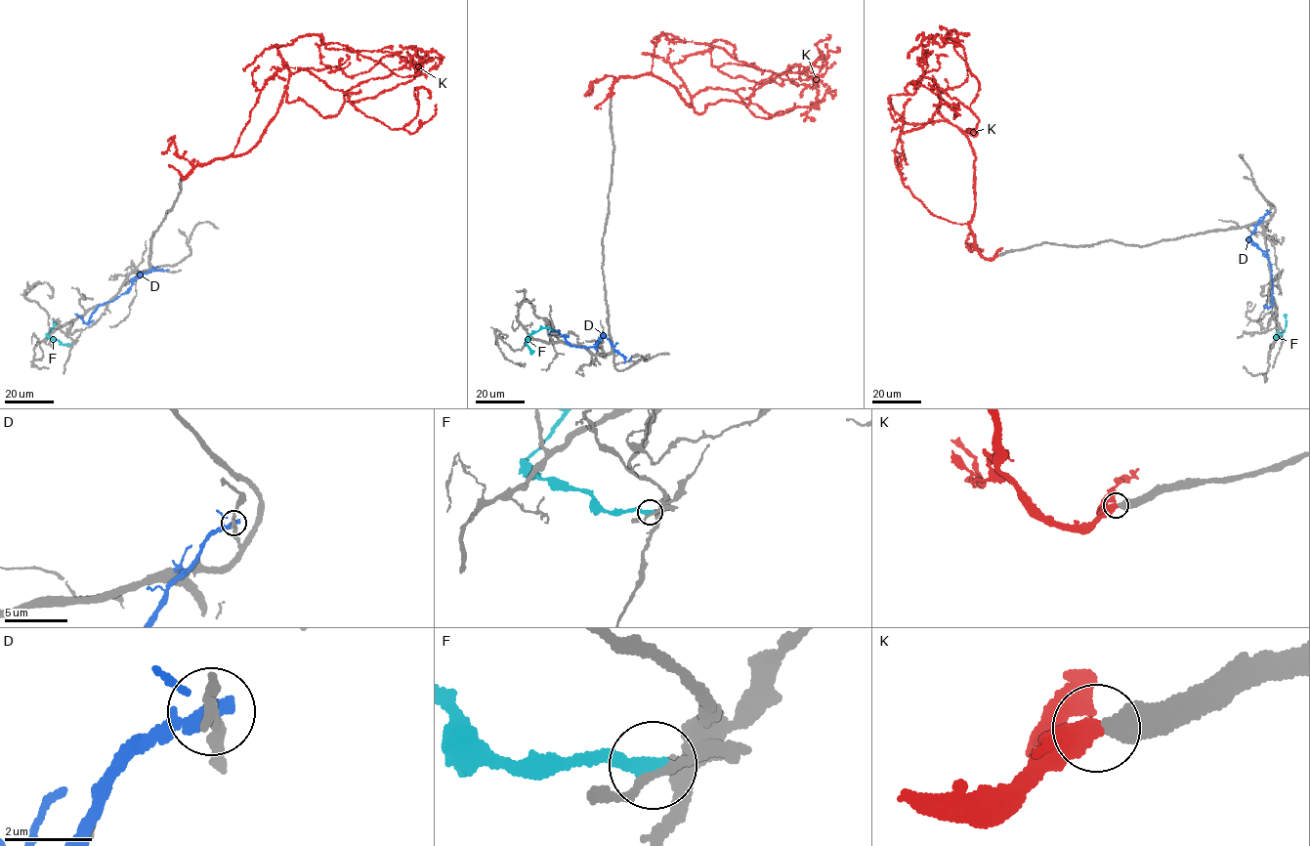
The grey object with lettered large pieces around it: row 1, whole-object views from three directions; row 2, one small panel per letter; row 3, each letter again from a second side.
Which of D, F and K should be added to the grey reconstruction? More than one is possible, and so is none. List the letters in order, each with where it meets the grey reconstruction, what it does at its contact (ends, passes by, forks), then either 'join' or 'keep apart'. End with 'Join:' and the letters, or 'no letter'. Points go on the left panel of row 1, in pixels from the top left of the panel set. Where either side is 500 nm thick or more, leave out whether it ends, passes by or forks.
D: meets grey at (162, 270); it ends there; keep apart
F: meets grey at (70, 344); it ends there; keep apart
K: meets grey at (183, 177); join
Join: K

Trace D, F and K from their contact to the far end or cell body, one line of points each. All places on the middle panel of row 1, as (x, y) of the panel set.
D: (625, 362), (605, 337), (597, 347), (584, 348), (570, 345), (559, 331), (549, 334)
F: (552, 329), (543, 327), (528, 336), (526, 343), (531, 355)
K: (611, 97), (615, 79), (646, 74), (697, 113), (748, 105), (756, 84), (822, 58), (827, 34)

